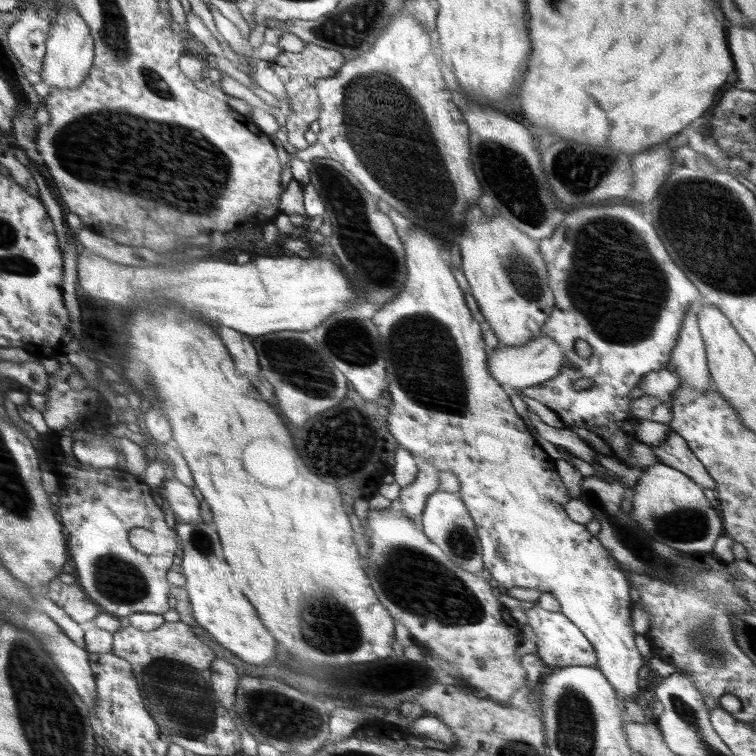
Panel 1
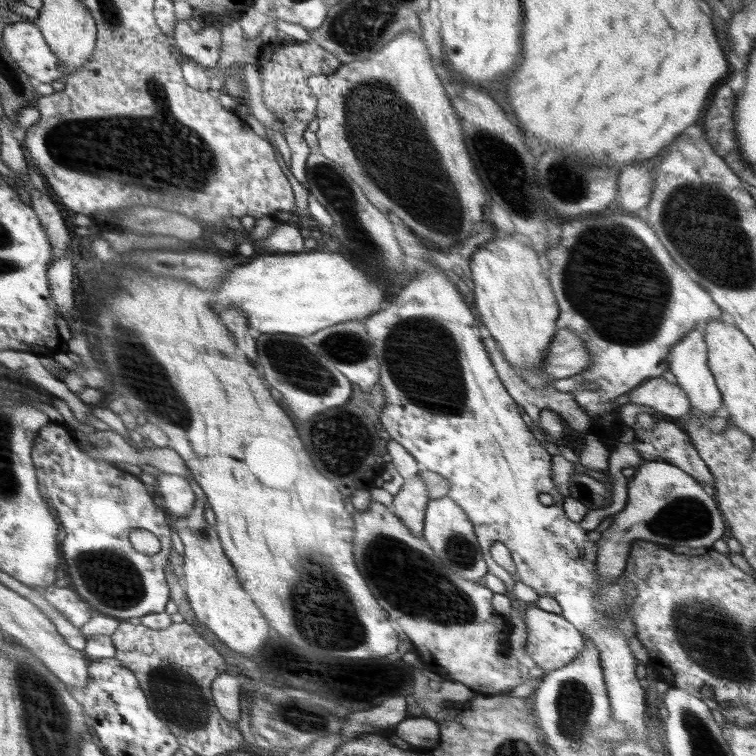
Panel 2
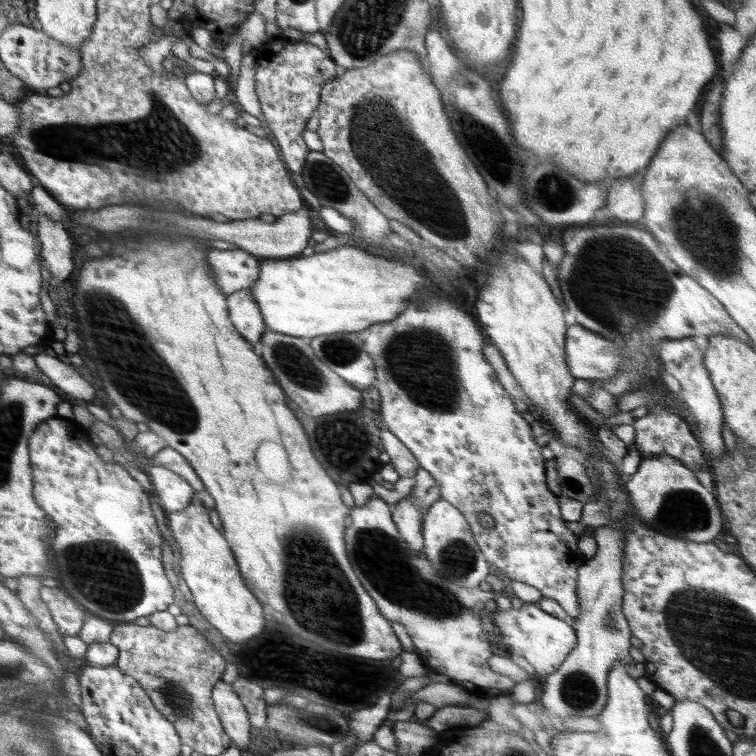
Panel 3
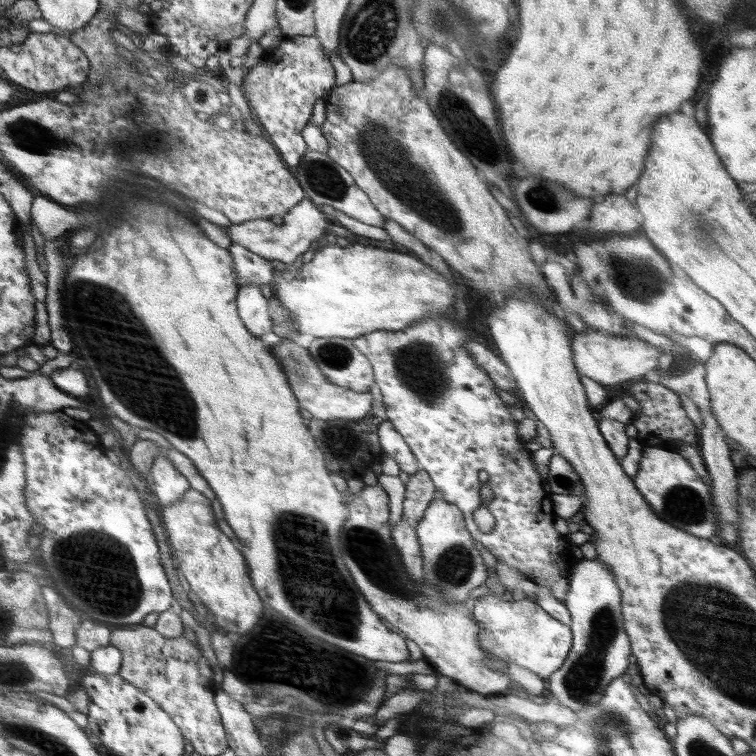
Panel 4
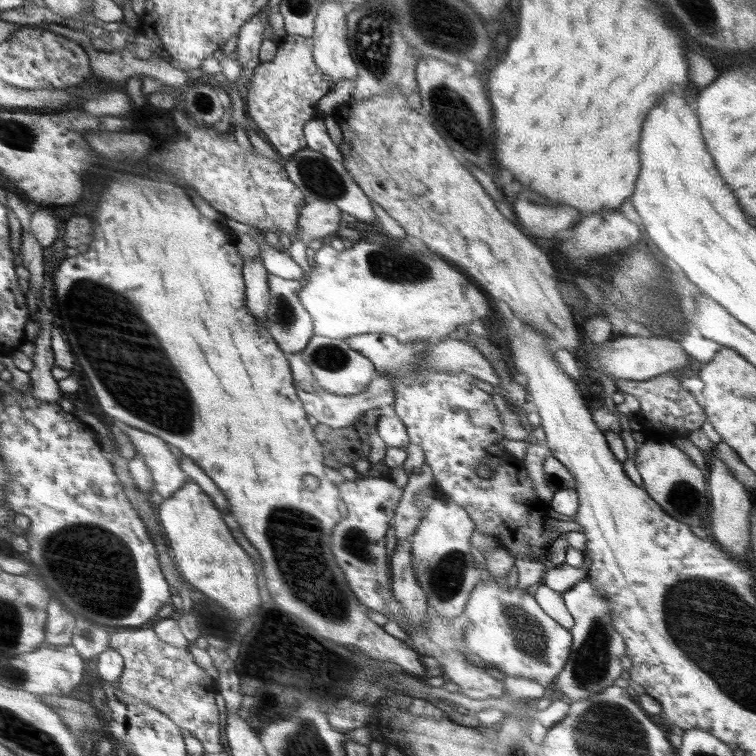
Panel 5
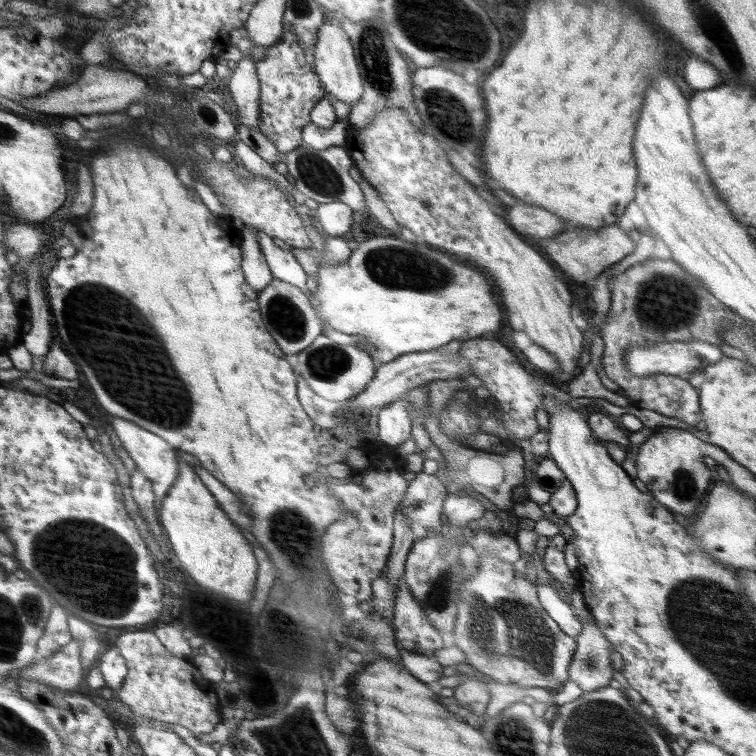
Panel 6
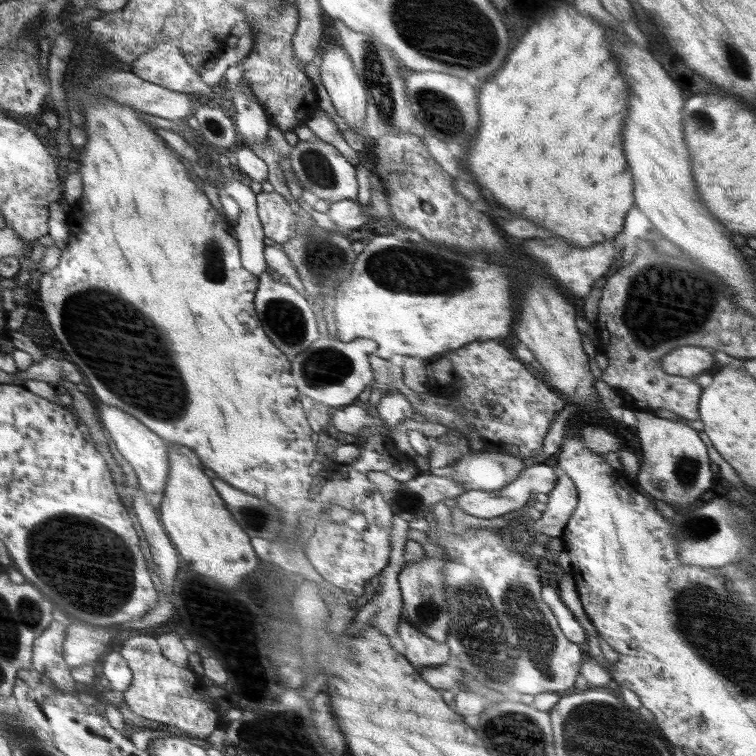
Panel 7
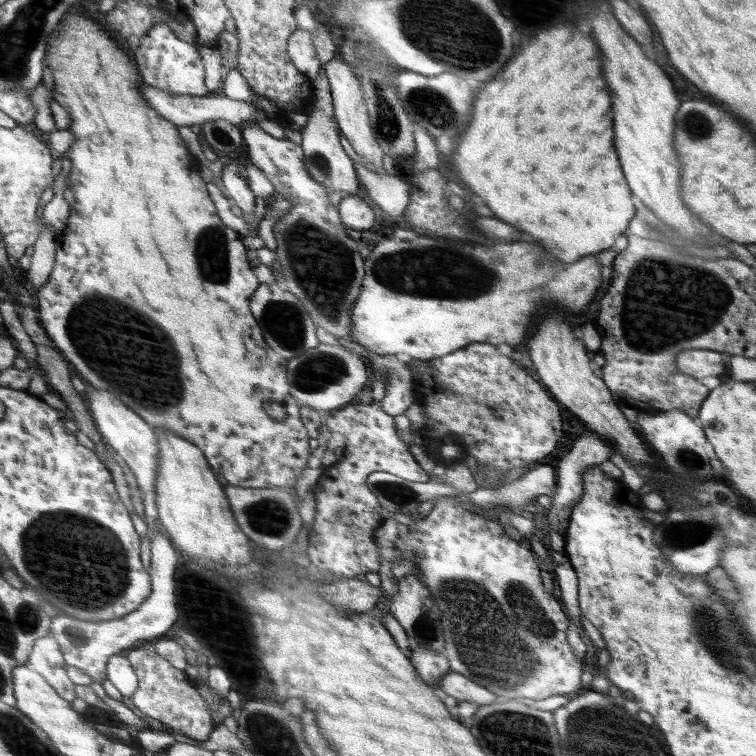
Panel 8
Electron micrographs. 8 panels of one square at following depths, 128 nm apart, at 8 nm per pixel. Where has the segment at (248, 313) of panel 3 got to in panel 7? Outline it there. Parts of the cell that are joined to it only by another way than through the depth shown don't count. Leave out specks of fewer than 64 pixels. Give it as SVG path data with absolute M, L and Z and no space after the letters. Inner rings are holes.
M237 176L223 179L222 189L239 204L240 213L234 227L239 242L242 267L259 280L267 275L268 266L264 258L264 234L262 223L256 210L257 196L250 187L243 184Z

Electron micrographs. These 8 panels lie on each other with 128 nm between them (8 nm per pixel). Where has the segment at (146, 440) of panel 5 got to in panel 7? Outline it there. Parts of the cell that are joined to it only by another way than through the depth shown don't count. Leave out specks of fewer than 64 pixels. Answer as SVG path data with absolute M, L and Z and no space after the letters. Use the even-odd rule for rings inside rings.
M102 406L100 420L102 420L102 426L108 432L109 437L114 439L120 454L126 458L135 470L139 480L139 488L146 493L150 506L154 507L154 510L160 508L164 488L166 488L166 480L168 480L168 470L170 470L166 441L147 426L144 426L142 422L138 422L136 418L132 418L128 414L122 414L118 408Z

